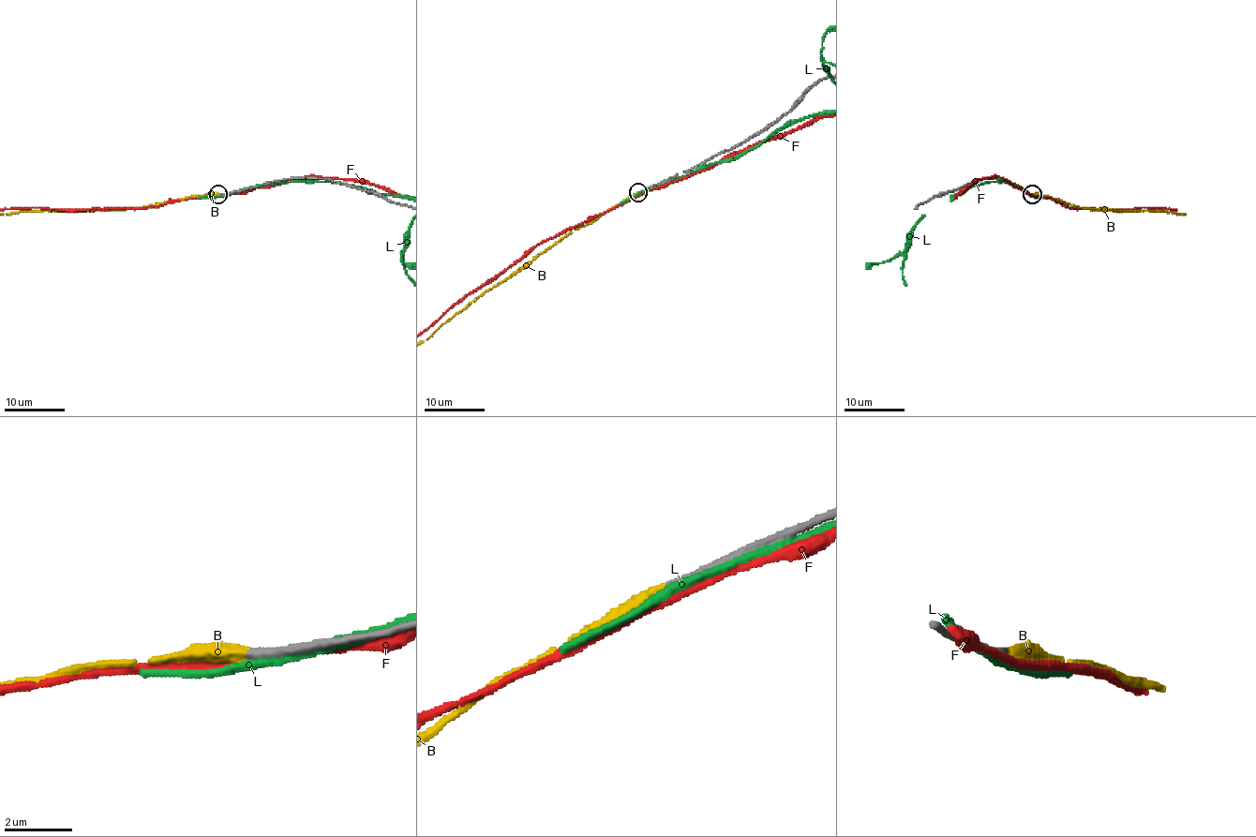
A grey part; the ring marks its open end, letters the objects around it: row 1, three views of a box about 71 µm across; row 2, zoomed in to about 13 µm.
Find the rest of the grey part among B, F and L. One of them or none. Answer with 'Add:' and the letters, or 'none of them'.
Add: B

